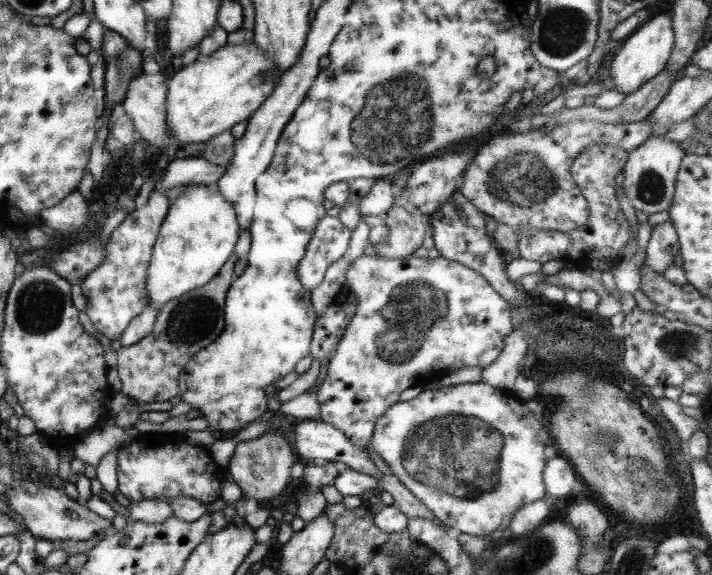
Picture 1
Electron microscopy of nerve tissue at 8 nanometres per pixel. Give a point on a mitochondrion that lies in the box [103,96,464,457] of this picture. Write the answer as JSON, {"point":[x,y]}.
{"point":[414,308]}

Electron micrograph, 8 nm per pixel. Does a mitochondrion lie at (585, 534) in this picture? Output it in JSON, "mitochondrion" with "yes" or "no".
{"mitochondrion":"no"}

